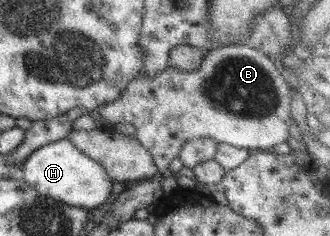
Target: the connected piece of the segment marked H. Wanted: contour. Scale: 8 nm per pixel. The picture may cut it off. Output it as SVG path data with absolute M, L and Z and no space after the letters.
M67 136L39 146L30 153L22 163L19 178L38 194L81 209L96 208L99 204L108 202L114 183L100 164L82 154L76 146L72 146Z

